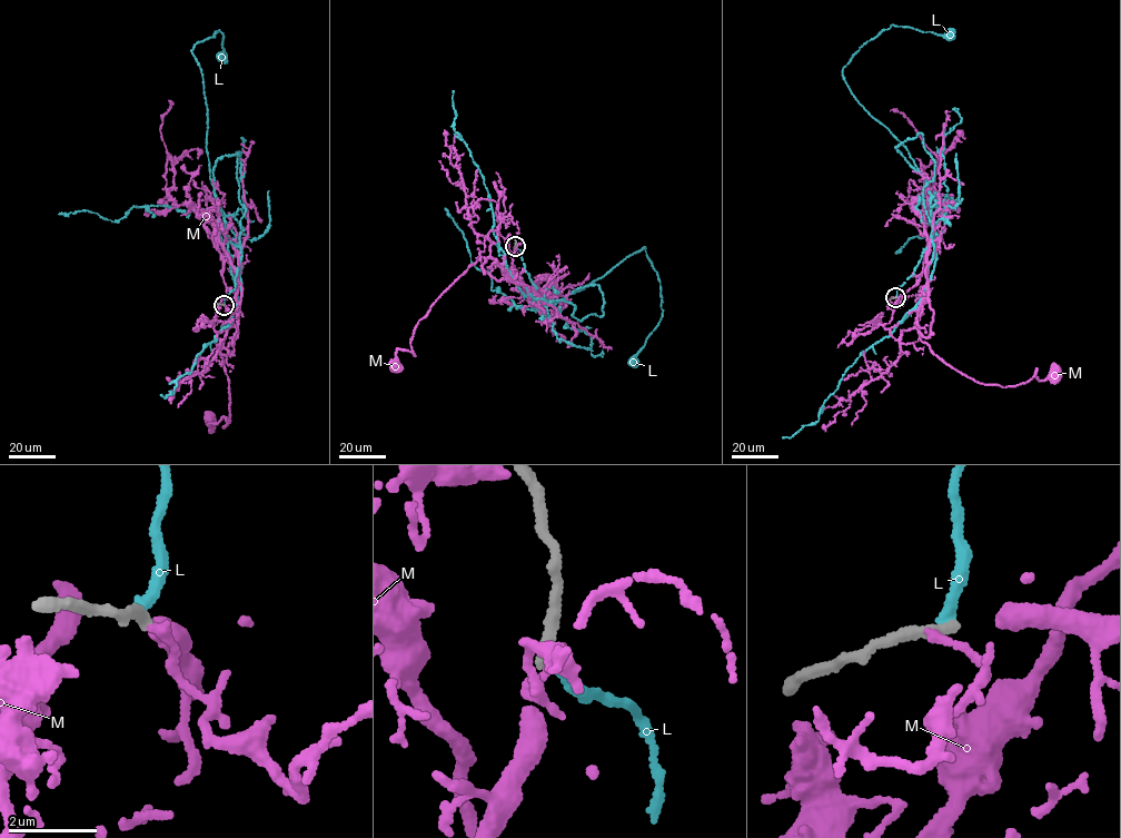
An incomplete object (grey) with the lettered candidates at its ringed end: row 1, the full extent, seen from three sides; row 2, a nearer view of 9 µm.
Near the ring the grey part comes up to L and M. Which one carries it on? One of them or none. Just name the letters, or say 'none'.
M

